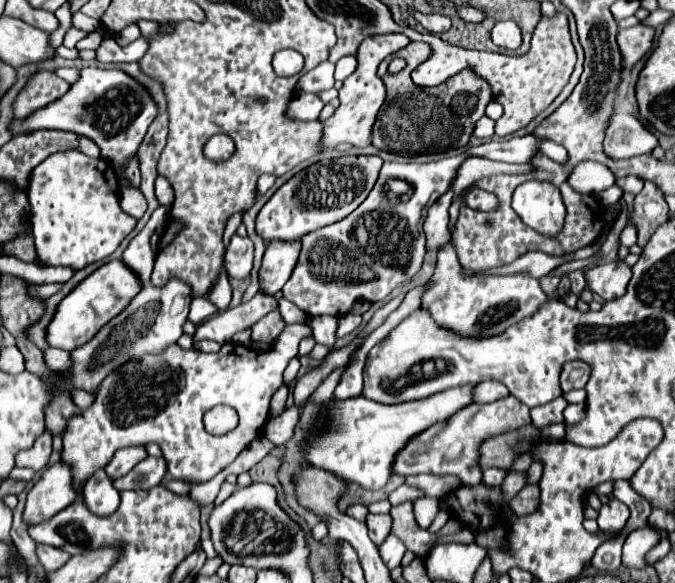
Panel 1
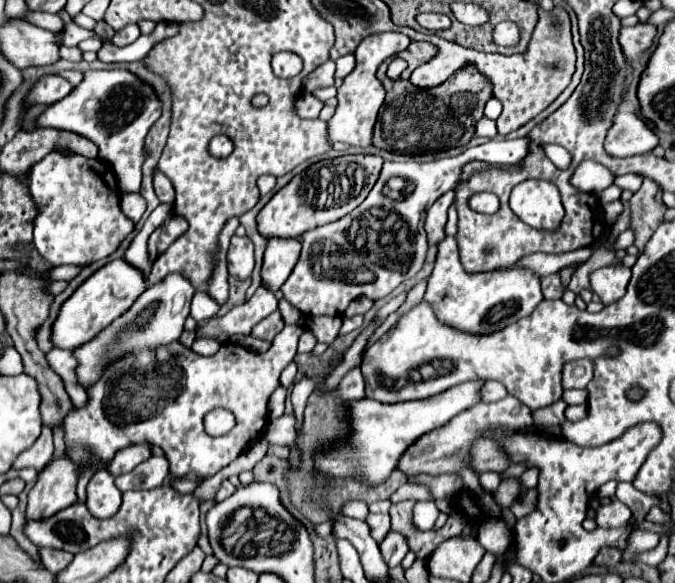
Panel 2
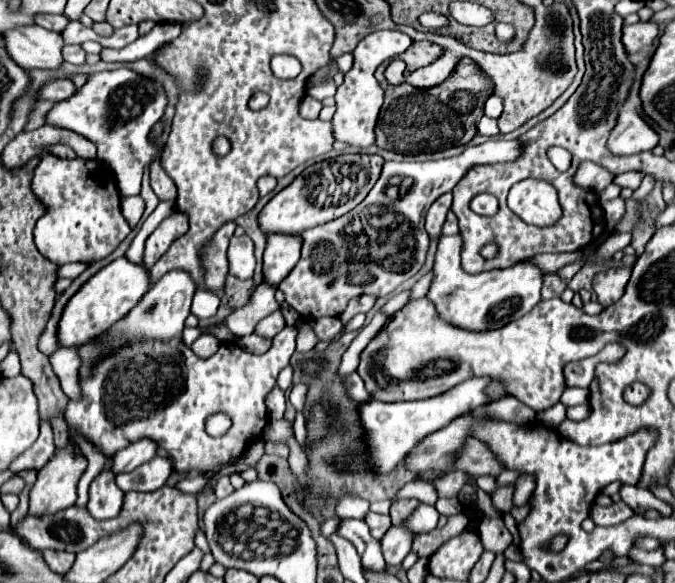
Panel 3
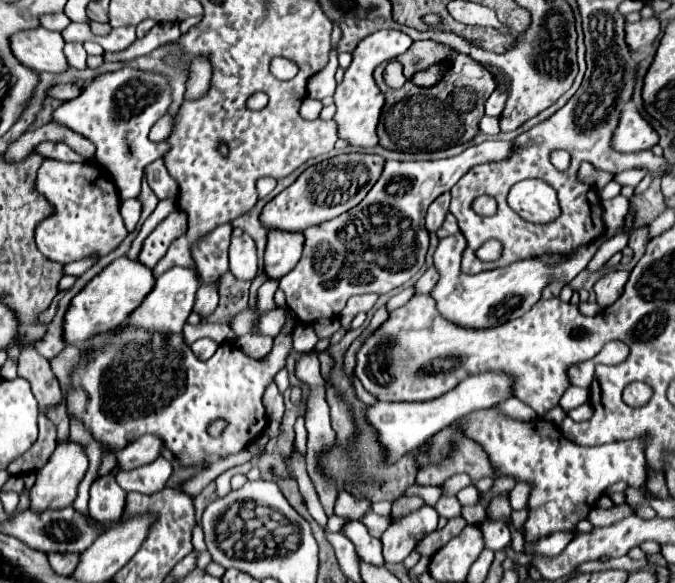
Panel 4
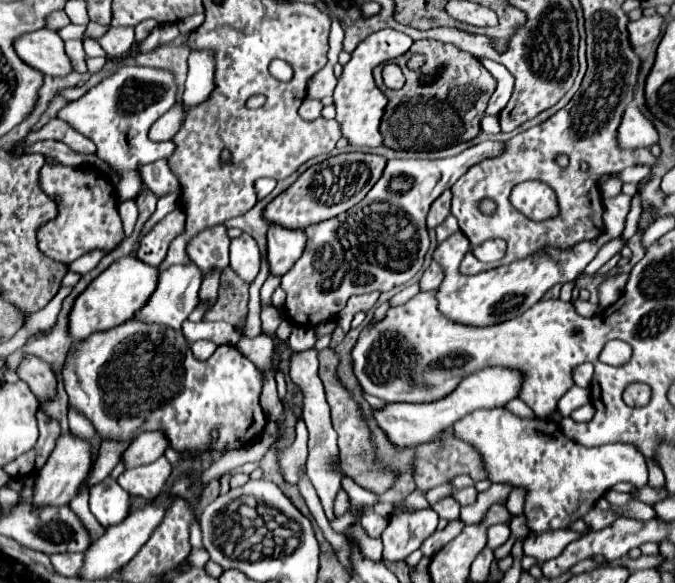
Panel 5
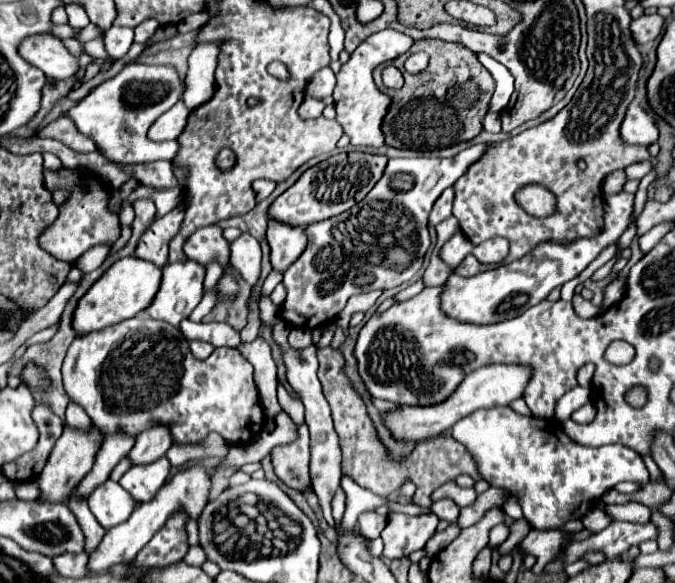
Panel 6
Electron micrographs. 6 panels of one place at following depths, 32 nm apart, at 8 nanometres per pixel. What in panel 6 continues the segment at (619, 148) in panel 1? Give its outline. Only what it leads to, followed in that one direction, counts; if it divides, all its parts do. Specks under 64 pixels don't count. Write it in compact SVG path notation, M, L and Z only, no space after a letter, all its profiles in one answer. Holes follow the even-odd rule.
M630 104L626 110L626 118L620 126L620 136L624 144L650 146L658 140L658 128L640 106Z

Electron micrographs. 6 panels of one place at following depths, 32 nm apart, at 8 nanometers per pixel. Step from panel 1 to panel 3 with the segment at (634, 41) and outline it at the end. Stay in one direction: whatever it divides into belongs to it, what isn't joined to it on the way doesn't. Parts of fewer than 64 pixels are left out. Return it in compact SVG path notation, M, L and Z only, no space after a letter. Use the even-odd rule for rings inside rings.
M638 22L632 26L622 28L622 44L626 48L626 54L632 56L644 46L650 46L654 38L658 36L658 24L654 22Z

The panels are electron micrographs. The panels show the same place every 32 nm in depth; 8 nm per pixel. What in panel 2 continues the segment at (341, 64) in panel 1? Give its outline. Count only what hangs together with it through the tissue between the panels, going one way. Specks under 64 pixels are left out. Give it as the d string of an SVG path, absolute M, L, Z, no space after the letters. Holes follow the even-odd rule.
M346 54L346 56L338 58L338 60L336 60L336 78L348 76L348 74L354 70L354 66L356 66L356 60L354 60L352 54Z

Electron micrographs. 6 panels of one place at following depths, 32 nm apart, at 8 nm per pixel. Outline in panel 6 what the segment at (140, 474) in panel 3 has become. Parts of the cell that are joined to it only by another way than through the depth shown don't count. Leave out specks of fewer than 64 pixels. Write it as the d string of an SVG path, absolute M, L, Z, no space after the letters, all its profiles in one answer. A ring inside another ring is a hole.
M162 456L152 464L130 468L122 476L120 484L136 498L136 502L148 502L164 486L168 474L170 474L170 462L166 456Z

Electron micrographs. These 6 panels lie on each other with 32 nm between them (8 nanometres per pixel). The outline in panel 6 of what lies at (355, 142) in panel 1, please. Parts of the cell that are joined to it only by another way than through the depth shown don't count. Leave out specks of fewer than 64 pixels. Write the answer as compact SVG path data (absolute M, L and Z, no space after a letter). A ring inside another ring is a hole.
M392 28L380 30L372 36L368 36L352 54L346 64L342 64L342 70L336 74L336 88L334 88L334 106L336 106L336 120L344 128L344 134L350 138L352 146L382 146L384 134L380 130L384 112L388 108L388 96L380 92L374 86L372 70L388 60L394 60L396 56L410 50L414 40L402 32L396 32Z

